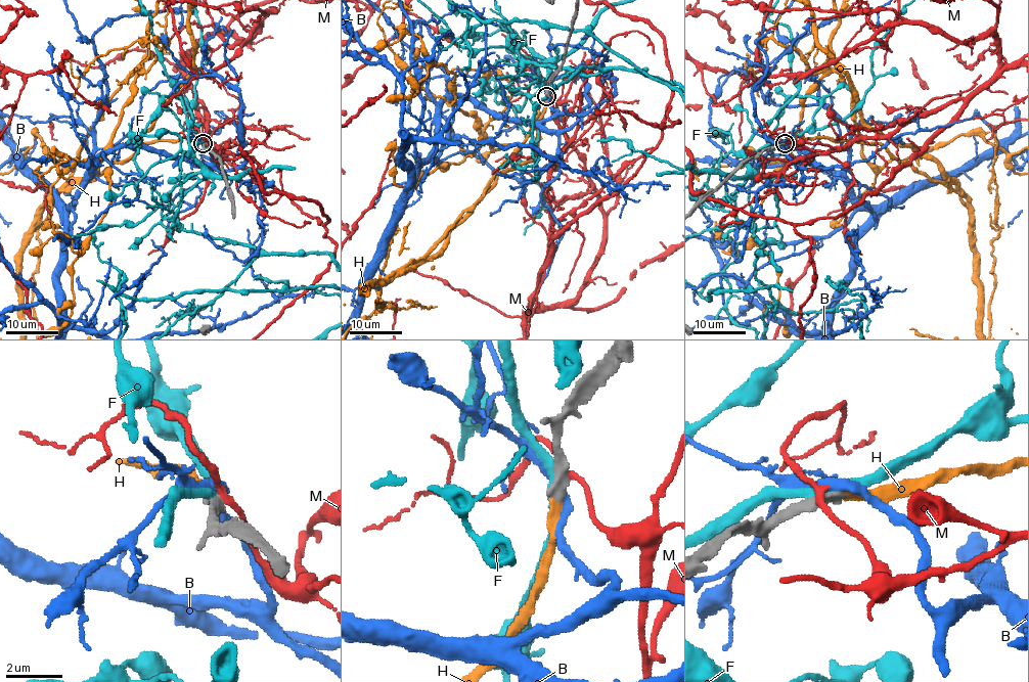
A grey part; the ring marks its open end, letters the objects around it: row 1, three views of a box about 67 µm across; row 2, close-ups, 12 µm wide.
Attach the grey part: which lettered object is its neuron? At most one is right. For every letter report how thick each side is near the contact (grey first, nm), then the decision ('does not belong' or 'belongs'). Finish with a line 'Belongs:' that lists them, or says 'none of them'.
B: 320 nm thick on the grey side, 400 nm on the other; does not belong
F: 380 nm thick on the grey side, 380 nm on the other; does not belong
H: 320 nm thick on the grey side, 280 nm on the other; belongs
M: 440 nm thick on the grey side, 200 nm on the other; does not belong
Belongs: H

